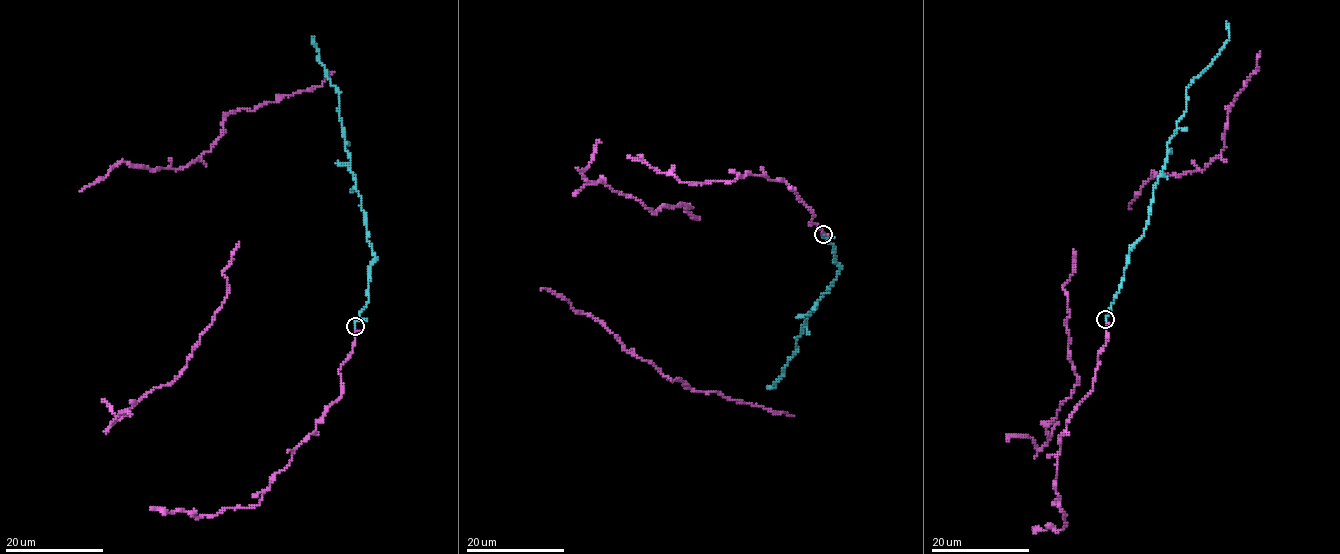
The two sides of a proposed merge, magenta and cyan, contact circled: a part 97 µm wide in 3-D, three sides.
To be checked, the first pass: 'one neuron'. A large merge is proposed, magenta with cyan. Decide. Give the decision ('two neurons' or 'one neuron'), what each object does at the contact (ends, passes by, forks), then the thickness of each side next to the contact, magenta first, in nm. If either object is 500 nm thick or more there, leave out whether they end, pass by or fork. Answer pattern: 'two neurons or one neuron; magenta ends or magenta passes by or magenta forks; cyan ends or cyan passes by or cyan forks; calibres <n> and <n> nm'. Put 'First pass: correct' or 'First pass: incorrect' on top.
First pass: correct
one neuron; magenta passes by; cyan ends; calibres 150 and 180 nm

